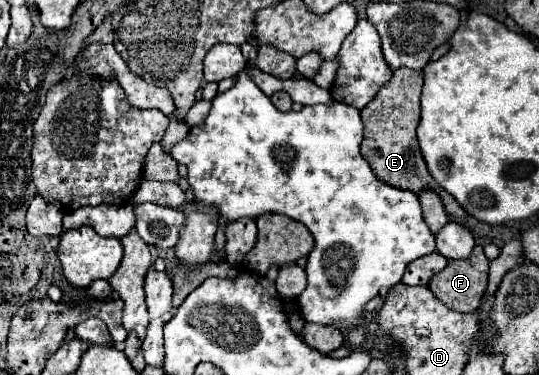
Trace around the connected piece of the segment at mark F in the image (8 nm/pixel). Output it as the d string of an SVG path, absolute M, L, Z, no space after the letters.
M474 247L468 259L448 261L448 265L430 279L432 293L452 311L472 313L482 301L488 285L488 259L482 247Z

